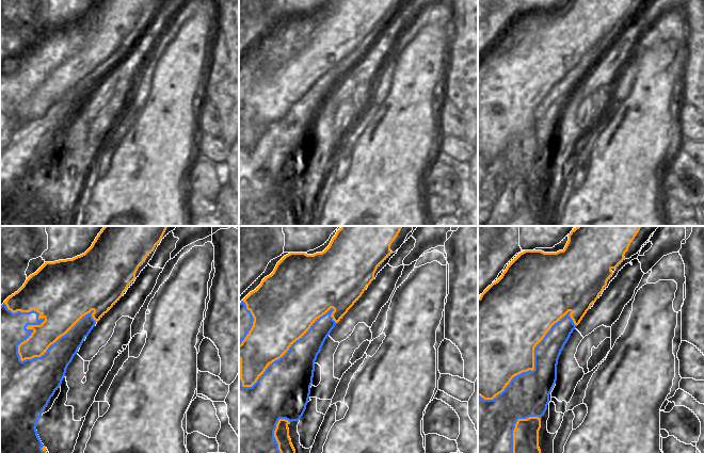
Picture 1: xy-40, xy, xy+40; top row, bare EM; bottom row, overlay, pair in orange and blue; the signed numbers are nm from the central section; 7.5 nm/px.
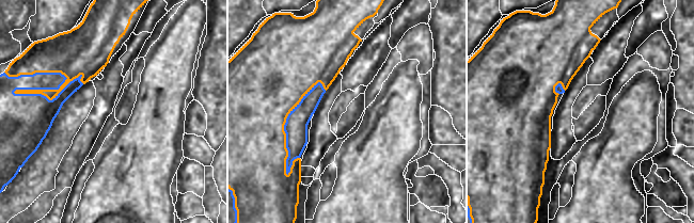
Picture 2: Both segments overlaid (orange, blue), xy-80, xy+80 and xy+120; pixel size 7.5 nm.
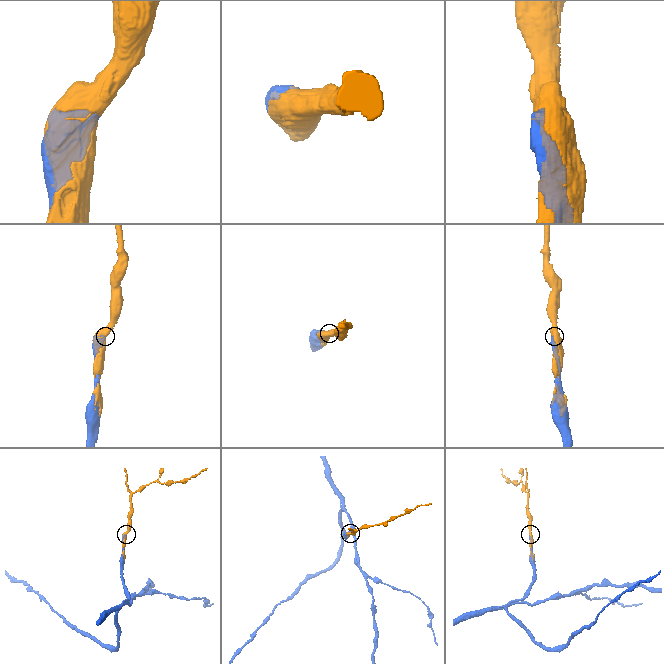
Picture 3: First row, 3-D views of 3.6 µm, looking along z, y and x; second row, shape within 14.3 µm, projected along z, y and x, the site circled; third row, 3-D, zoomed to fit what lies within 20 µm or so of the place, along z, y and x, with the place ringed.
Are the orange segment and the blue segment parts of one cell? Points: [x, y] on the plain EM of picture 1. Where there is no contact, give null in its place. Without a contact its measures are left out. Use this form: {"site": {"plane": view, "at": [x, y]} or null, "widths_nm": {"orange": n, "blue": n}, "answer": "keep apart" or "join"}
{"site": {"plane": "xy-40", "at": [18, 108]}, "widths_nm": {"orange": 170, "blue": 380}, "answer": "join"}

